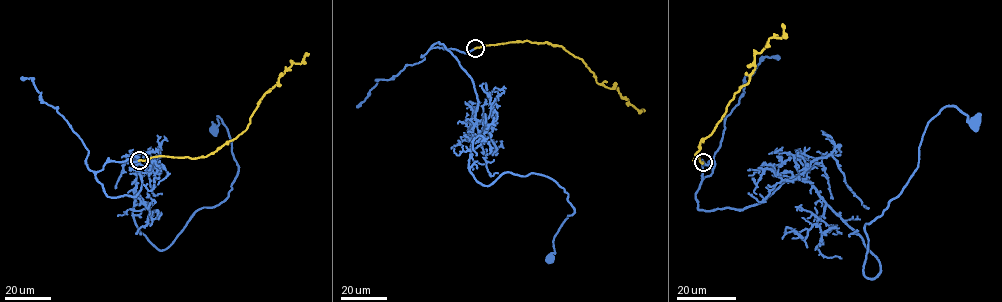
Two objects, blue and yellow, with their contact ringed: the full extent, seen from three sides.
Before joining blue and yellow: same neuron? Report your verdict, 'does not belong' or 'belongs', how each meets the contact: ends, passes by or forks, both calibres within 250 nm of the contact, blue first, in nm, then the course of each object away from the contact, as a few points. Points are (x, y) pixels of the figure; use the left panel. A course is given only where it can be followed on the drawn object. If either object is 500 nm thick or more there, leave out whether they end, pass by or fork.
belongs; blue ends; yellow ends; calibres 160 and 260 nm; course blue (139, 160), (95, 178), (135, 196), (140, 173), (133, 218), (165, 249), (232, 188), (212, 128); course yellow (139, 160), (159, 156), (196, 158), (213, 153), (244, 131), (262, 96), (292, 63), (300, 63), (307, 52)

